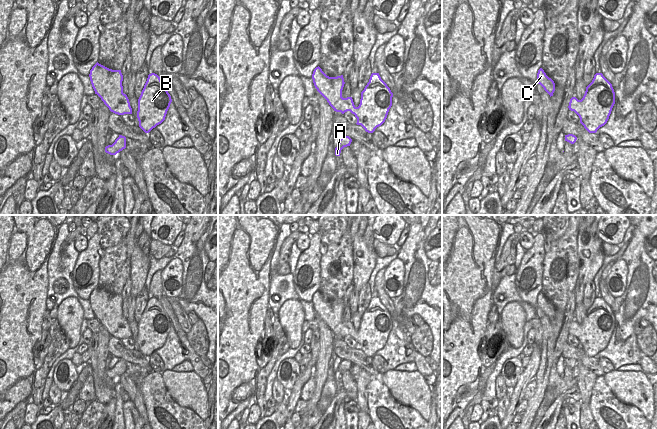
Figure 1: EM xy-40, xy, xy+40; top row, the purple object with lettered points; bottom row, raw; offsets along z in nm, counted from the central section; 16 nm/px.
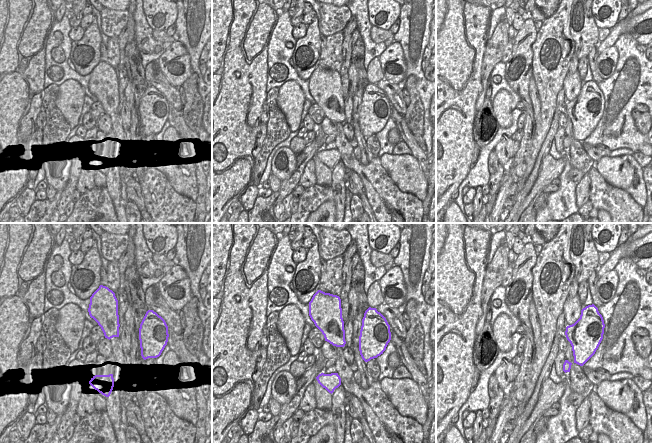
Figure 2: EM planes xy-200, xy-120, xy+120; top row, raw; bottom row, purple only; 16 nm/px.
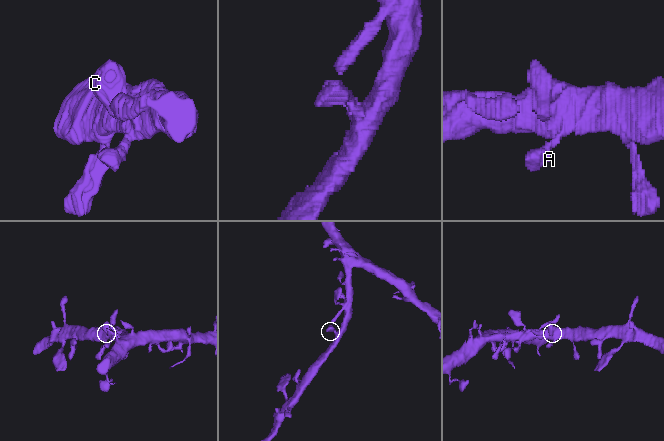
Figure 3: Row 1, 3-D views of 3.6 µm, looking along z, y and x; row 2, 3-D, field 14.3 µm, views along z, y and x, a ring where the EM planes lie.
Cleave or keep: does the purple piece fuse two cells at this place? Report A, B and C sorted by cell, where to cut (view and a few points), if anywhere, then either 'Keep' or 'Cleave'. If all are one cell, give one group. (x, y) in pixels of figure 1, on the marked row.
Groups: A B C. No split. Keep.

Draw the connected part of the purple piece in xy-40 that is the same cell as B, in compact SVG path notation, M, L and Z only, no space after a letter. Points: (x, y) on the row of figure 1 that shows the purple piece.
M155 73L149 74L138 99L139 127L145 133L149 133L161 124L165 120L171 102L171 96L160 77Z

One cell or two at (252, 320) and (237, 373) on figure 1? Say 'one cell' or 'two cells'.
one cell

